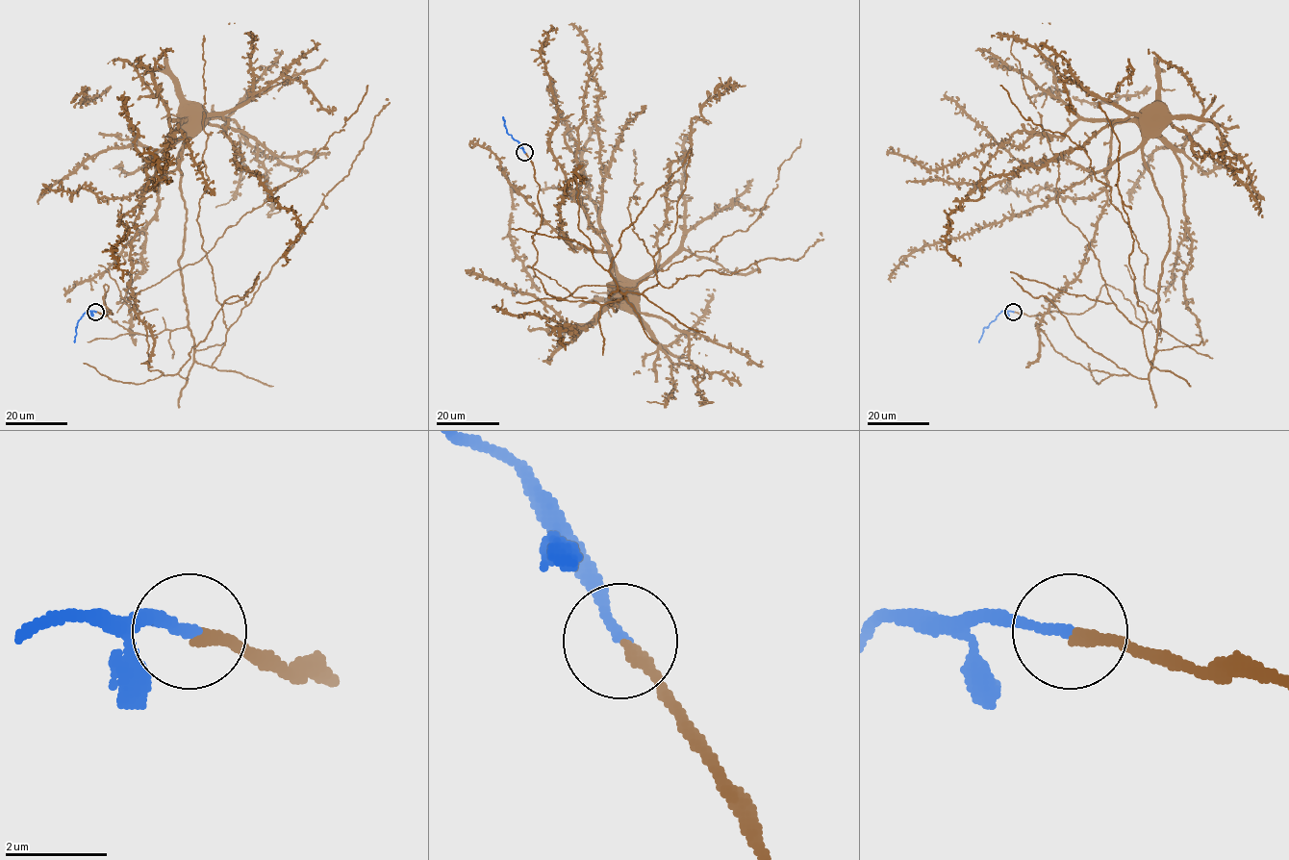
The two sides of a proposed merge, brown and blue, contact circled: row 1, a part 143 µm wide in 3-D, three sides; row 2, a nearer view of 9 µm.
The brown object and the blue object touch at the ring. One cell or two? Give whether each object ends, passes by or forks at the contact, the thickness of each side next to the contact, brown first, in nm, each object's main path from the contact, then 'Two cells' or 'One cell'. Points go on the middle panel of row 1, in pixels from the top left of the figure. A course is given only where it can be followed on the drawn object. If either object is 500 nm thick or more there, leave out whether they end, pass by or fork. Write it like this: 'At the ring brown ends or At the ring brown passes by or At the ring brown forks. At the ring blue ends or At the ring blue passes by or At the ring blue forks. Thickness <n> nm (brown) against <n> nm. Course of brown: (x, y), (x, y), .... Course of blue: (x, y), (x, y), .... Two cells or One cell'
At the ring brown ends. At the ring blue ends. Thickness 200 nm (brown) against 180 nm. Course of brown: (524, 152), (540, 186), (532, 269), (545, 291), (617, 299), (615, 311), (608, 285), (622, 280). Course of blue: (524, 152), (507, 133), (502, 117). One cell

